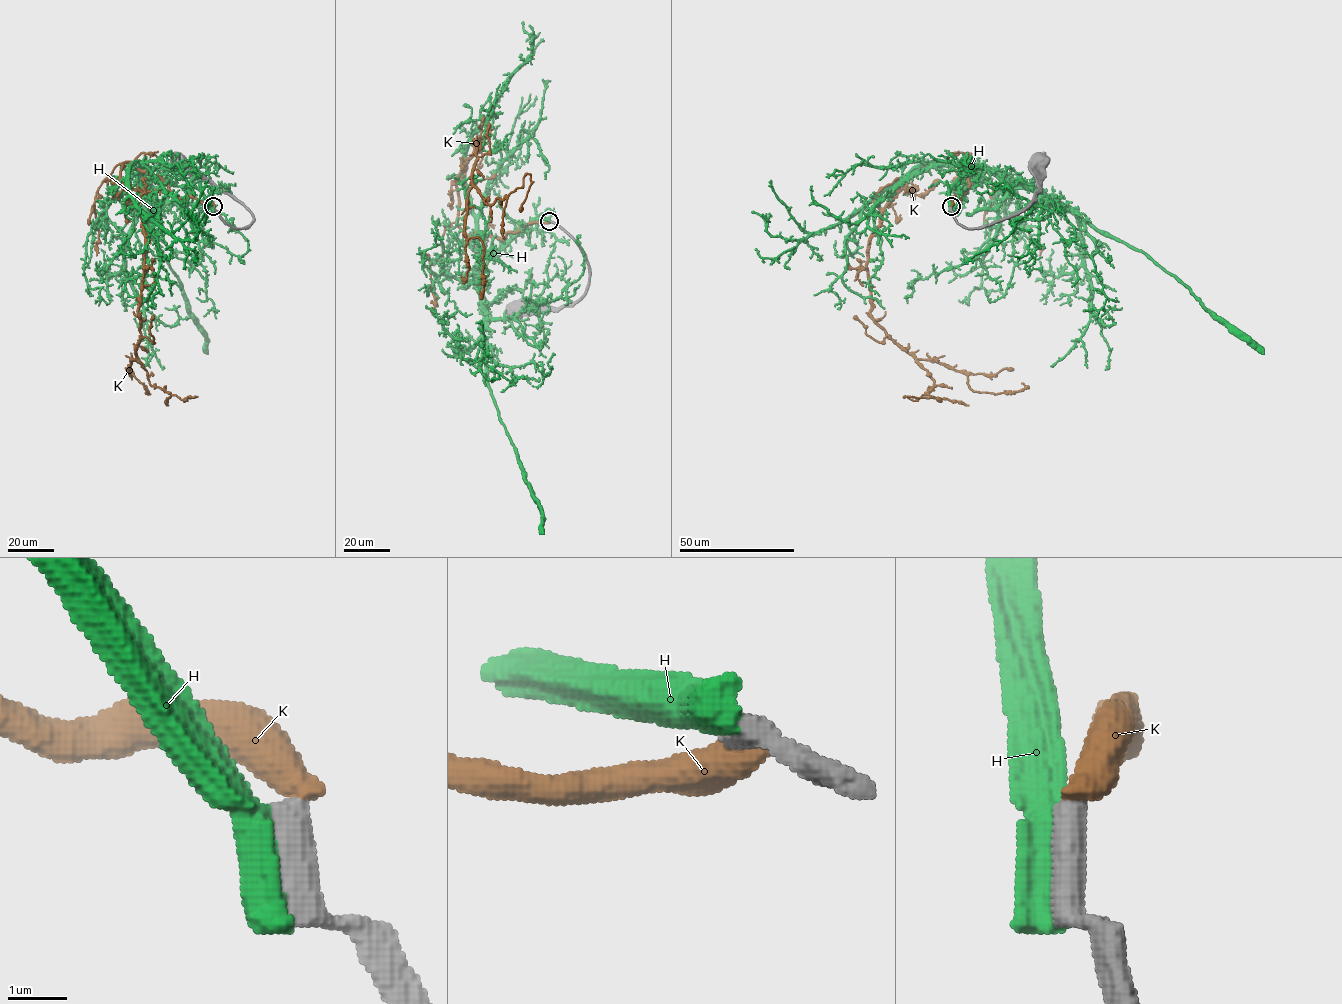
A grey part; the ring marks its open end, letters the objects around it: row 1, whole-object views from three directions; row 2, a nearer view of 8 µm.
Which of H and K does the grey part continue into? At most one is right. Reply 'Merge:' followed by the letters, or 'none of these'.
Merge: none of these

